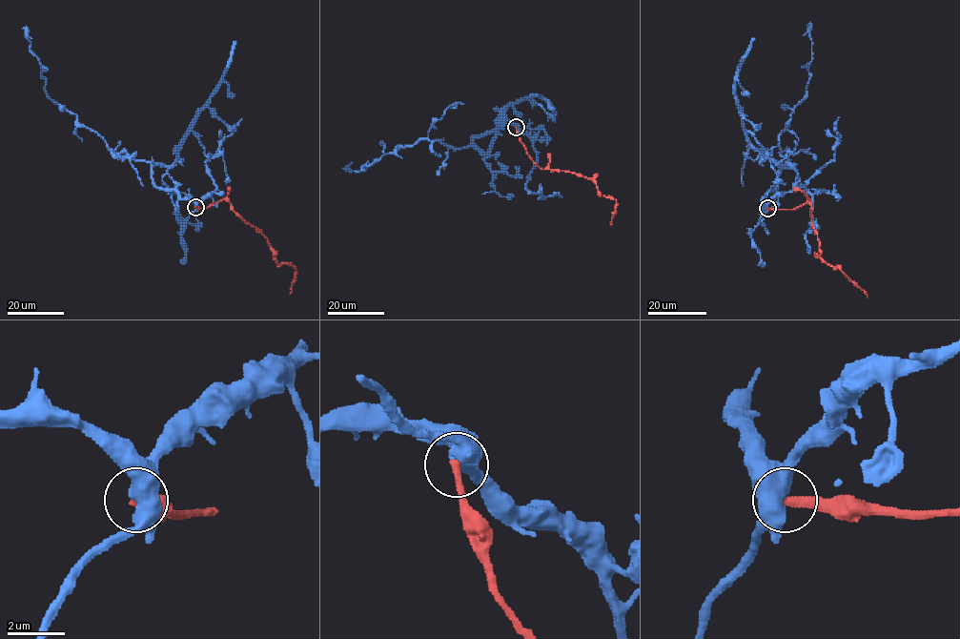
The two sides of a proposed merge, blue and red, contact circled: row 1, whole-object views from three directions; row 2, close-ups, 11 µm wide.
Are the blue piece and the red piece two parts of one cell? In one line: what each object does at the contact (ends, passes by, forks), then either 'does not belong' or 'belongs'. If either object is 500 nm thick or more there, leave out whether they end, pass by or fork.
does not belong

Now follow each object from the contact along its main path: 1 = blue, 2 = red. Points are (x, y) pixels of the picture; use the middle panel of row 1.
1: (516, 127), (501, 124), (475, 135), (466, 147), (453, 148), (419, 139), (384, 154), (359, 171), (342, 168)
2: (516, 128), (527, 154), (541, 168), (574, 173), (593, 179), (602, 195), (617, 201), (611, 225)

